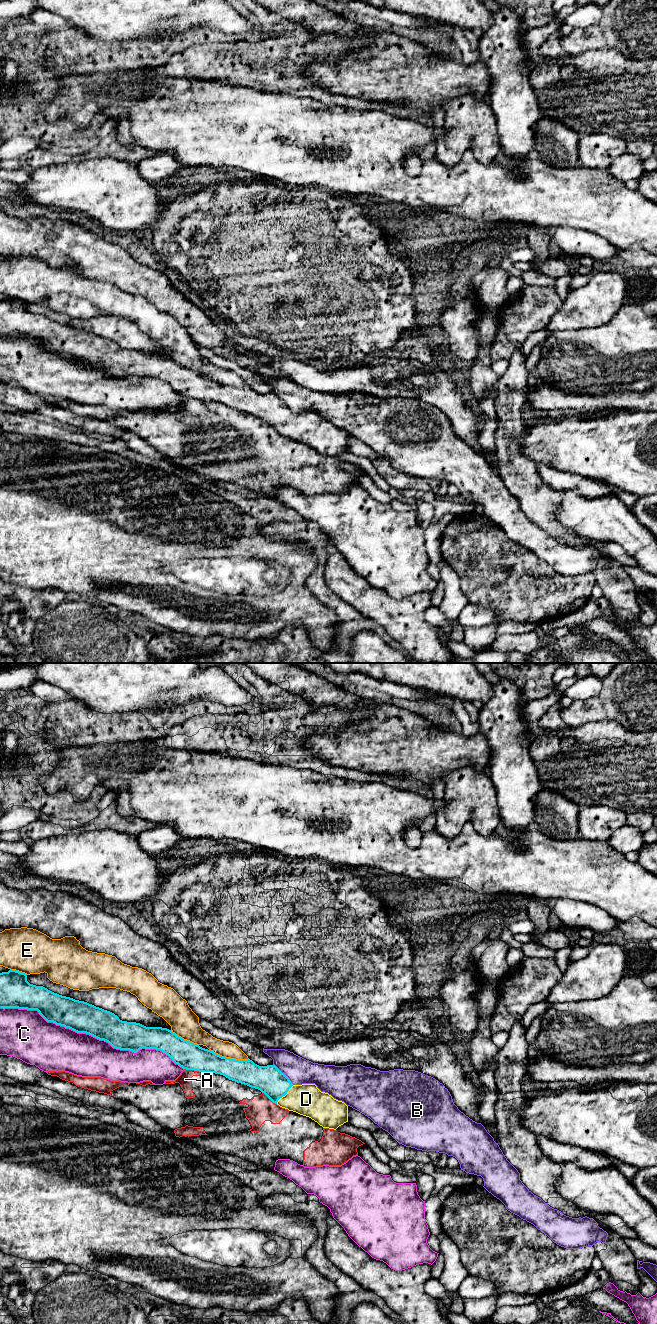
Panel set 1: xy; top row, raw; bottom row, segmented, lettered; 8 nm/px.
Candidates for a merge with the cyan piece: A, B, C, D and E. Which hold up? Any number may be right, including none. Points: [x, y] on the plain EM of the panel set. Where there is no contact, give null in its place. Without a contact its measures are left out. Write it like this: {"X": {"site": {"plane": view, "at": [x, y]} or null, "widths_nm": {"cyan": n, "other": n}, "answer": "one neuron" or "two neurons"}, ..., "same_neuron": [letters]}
{"A": {"site": {"plane": "xy", "at": [192, 397]}, "widths_nm": {"cyan": 220, "other": 110}, "answer": "two neurons"}, "B": {"site": {"plane": "xy", "at": [284, 402]}, "widths_nm": {"cyan": 220, "other": 220}, "answer": "two neurons"}, "C": {"site": {"plane": "xy", "at": [92, 363]}, "widths_nm": {"cyan": 260, "other": 340}, "answer": "two neurons"}, "D": {"site": {"plane": "xy", "at": [284, 423]}, "widths_nm": {"cyan": 220, "other": 260}, "answer": "one neuron"}, "E": {"site": {"plane": "xy", "at": [229, 386]}, "widths_nm": {"cyan": 200, "other": 130}, "answer": "two neurons"}, "same_neuron": ["D"]}

